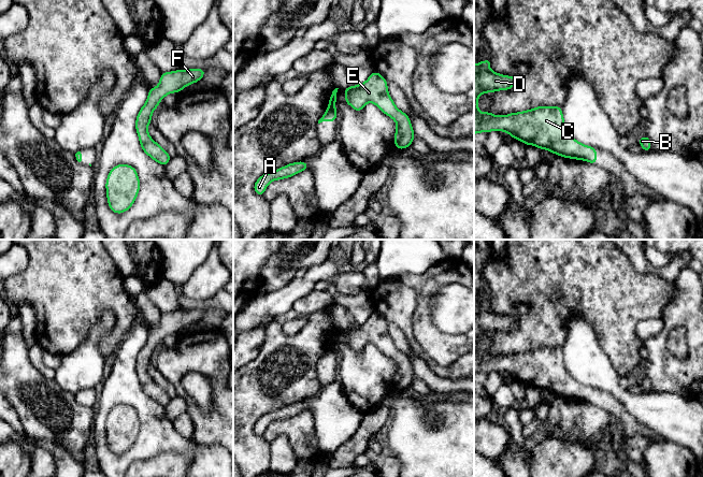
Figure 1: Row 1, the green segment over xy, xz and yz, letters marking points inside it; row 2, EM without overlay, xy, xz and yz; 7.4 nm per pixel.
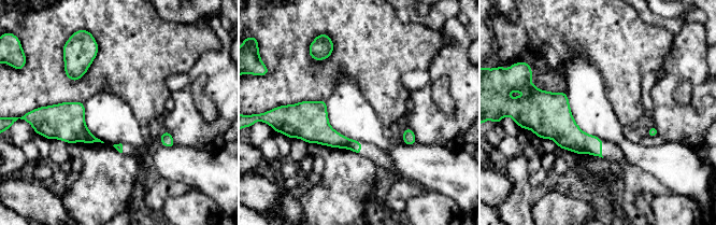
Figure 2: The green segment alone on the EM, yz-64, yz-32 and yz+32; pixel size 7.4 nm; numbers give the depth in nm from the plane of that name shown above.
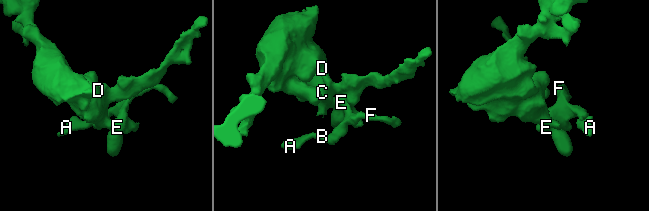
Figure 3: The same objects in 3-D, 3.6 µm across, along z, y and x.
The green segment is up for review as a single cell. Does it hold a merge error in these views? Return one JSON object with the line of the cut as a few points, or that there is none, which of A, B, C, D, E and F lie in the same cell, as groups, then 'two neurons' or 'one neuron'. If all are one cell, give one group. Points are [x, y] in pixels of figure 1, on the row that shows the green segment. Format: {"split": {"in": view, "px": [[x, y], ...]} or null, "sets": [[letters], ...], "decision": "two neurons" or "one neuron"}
{"split": null, "sets": [["A", "B", "C", "D", "E", "F"]], "decision": "one neuron"}

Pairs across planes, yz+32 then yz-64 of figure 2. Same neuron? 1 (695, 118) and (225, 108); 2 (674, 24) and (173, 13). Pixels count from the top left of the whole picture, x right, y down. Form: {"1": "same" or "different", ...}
{"1": "same", "2": "same"}

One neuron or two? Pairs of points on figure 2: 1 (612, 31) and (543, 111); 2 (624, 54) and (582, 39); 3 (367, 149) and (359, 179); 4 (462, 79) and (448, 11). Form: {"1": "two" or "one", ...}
{"1": "two", "2": "one", "3": "two", "4": "two"}

